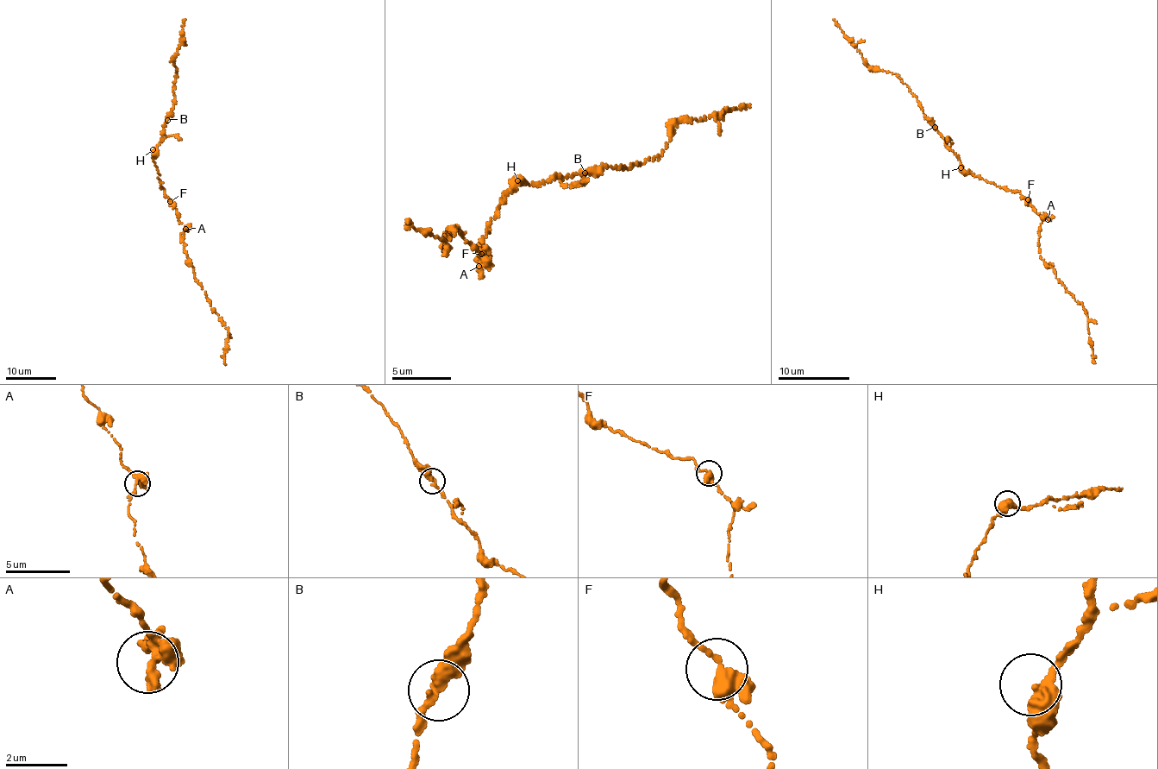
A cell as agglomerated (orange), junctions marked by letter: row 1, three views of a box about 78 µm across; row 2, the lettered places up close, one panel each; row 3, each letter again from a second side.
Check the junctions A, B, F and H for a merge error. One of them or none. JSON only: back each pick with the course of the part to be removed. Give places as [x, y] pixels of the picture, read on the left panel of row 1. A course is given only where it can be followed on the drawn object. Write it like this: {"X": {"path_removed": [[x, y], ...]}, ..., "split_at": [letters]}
{"split_at": []}

